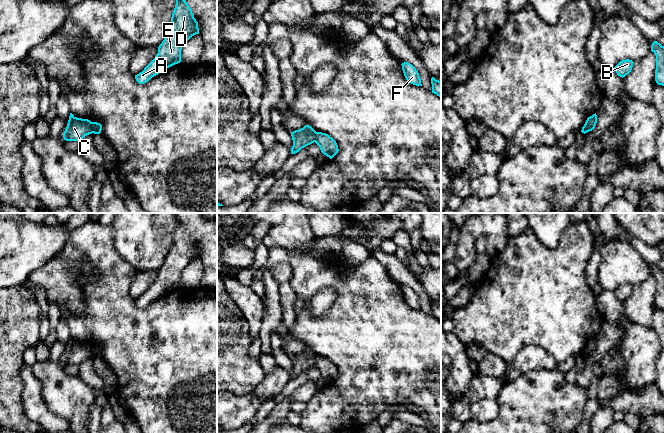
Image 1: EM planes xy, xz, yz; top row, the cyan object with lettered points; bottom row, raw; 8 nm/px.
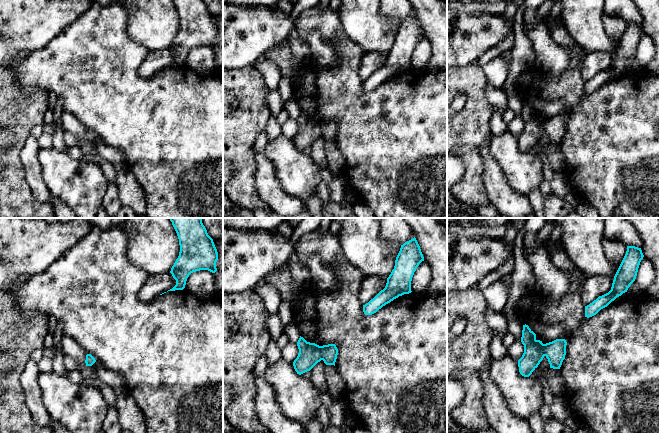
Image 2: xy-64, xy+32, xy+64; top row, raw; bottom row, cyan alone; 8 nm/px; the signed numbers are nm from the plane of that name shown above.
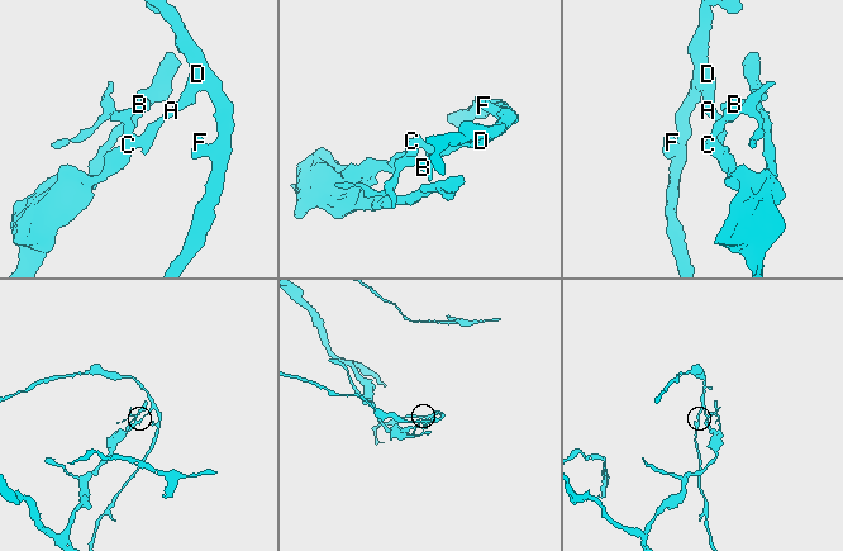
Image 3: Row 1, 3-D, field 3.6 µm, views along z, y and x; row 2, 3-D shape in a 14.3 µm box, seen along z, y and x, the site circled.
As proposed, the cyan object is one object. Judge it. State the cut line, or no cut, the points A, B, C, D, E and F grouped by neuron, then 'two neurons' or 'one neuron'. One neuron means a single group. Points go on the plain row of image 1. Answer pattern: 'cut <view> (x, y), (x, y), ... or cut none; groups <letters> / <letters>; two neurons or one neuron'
cut xy (91, 346), (94, 356); groups A D E F / B C; two neurons

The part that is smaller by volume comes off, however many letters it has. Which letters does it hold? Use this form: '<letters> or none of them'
A, D, E, F

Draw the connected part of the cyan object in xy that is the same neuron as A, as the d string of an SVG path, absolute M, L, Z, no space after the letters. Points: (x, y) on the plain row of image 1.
M177 217L175 221L176 229L171 246L164 264L158 271L157 279L142 296L135 299L135 303L139 308L148 306L152 301L167 292L180 287L182 271L192 260L199 258L198 246L186 224Z

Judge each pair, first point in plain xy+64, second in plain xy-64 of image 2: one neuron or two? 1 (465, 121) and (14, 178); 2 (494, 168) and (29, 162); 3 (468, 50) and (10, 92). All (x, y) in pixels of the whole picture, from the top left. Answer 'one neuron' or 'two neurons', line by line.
1: one neuron
2: one neuron
3: two neurons

